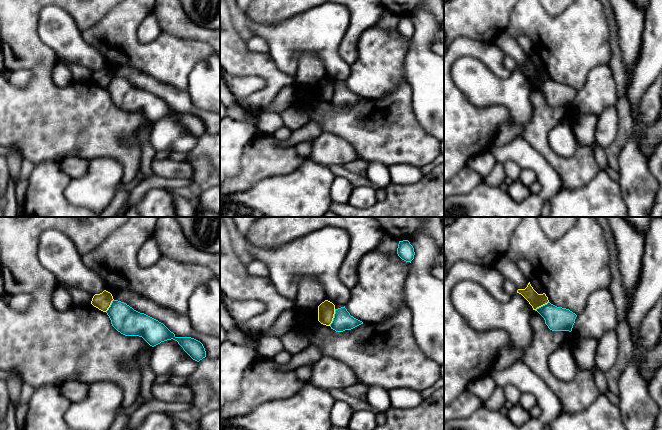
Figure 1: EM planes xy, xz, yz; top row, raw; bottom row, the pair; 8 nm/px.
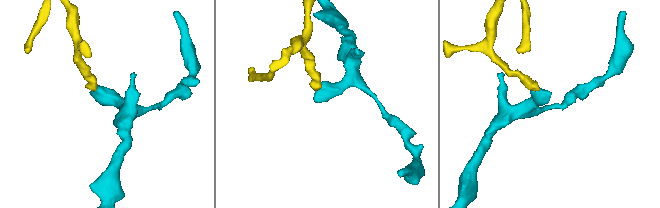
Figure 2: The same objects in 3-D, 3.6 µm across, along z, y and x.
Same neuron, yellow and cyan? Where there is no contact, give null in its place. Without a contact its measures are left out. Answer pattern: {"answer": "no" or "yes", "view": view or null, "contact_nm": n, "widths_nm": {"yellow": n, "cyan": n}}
{"answer": "no", "view": "xz", "contact_nm": 140, "widths_nm": {"yellow": 140, "cyan": 150}}

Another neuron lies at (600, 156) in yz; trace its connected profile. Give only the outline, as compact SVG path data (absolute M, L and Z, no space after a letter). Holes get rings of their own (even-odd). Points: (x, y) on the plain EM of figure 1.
M596 143L592 145L592 149L595 156L595 161L600 170L606 170L609 167L609 164L604 149Z

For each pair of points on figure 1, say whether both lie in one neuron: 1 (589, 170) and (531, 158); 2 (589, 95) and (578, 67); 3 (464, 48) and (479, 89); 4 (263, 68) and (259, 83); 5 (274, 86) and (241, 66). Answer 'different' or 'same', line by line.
1: different
2: different
3: different
4: different
5: same

